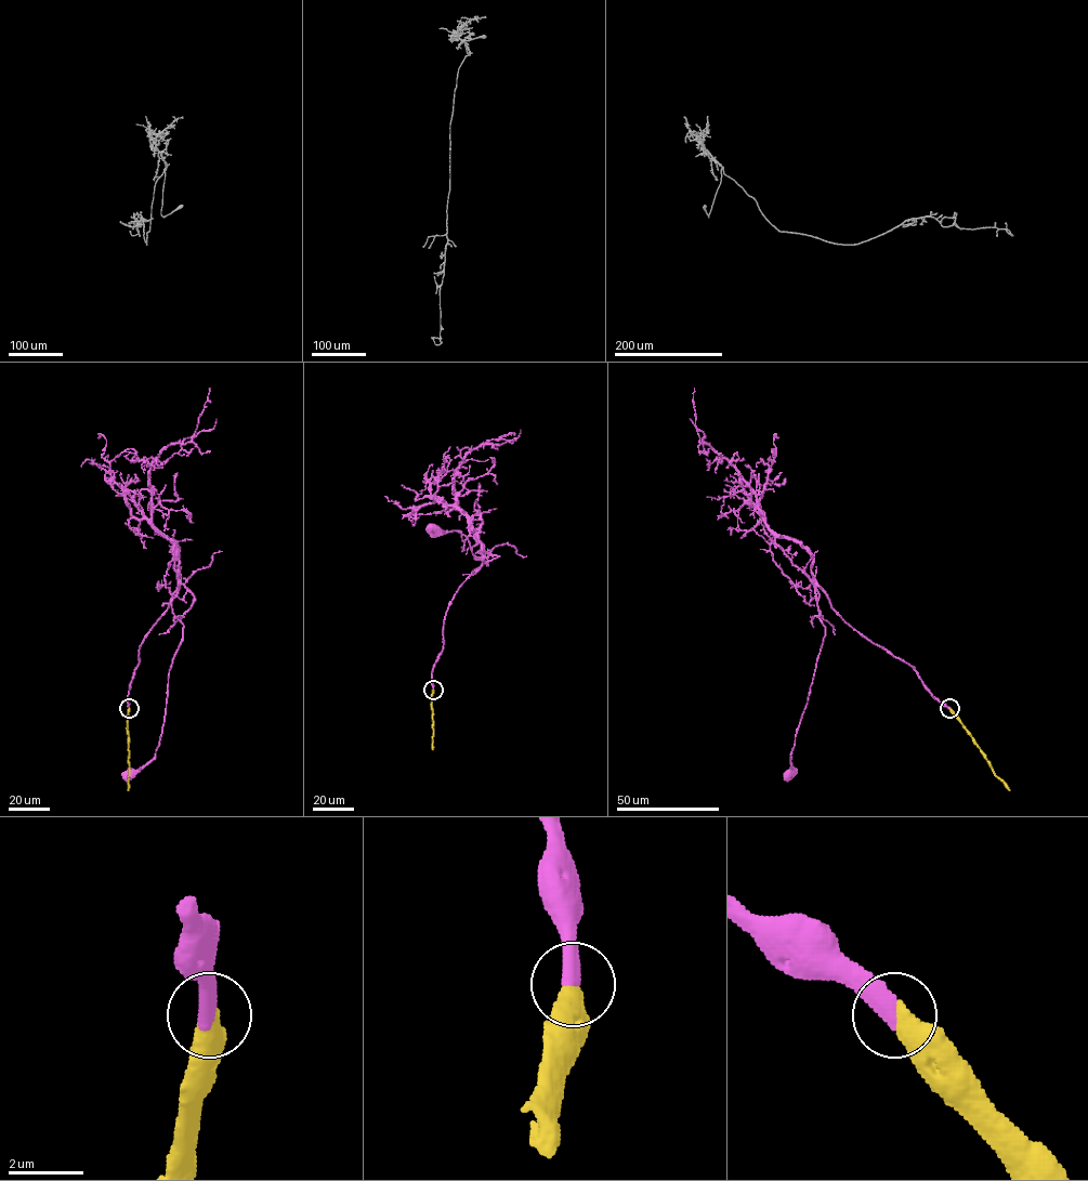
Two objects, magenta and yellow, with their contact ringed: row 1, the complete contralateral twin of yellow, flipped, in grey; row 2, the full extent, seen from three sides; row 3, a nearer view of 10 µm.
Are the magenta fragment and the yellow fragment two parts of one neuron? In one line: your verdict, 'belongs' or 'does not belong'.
belongs

